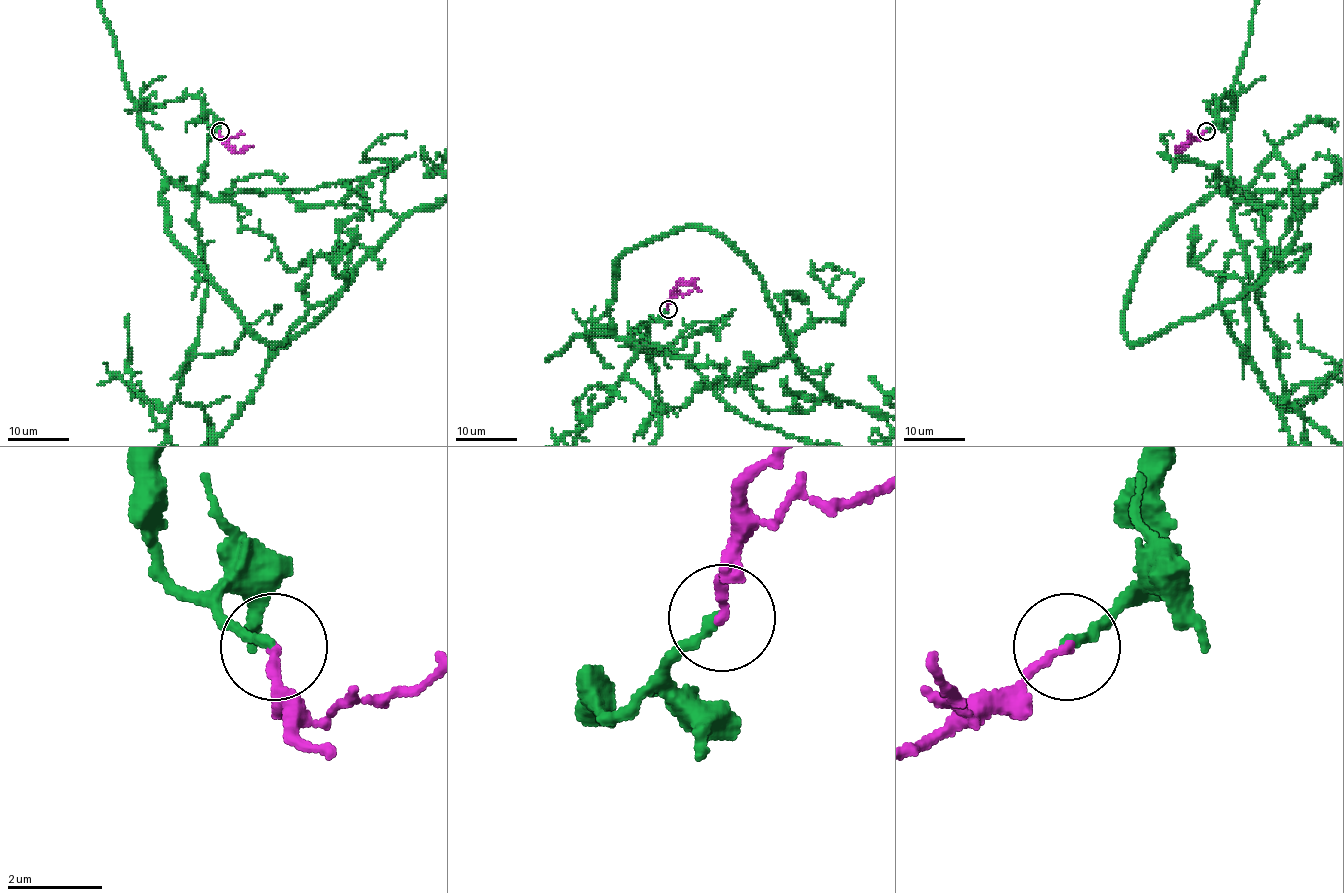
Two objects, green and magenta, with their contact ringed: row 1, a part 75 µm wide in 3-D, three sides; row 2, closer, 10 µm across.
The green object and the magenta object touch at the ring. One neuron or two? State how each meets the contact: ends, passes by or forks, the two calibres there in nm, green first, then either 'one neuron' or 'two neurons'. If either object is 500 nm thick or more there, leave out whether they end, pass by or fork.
green ends there; magenta ends there; 220 nm thick on the green side, 200 nm on the other; one neuron

